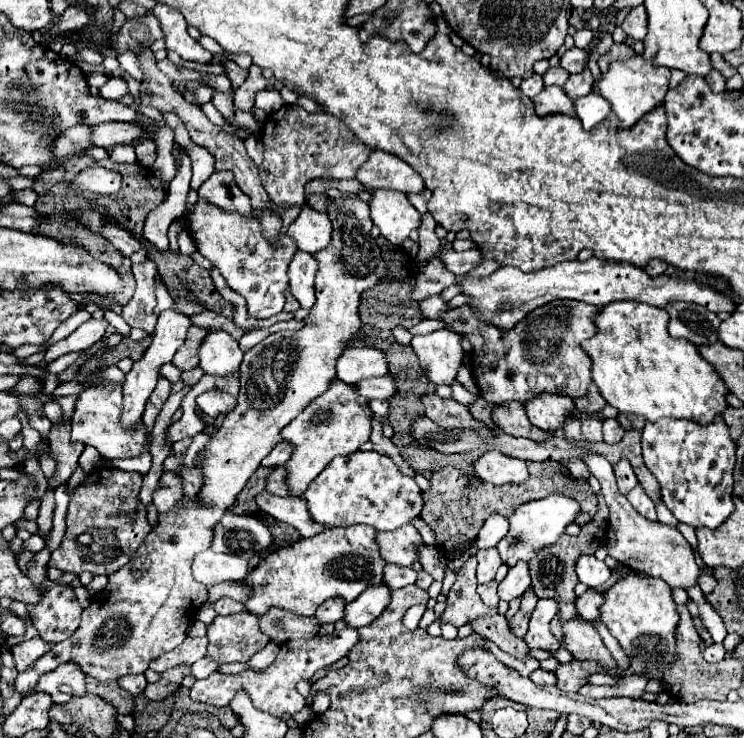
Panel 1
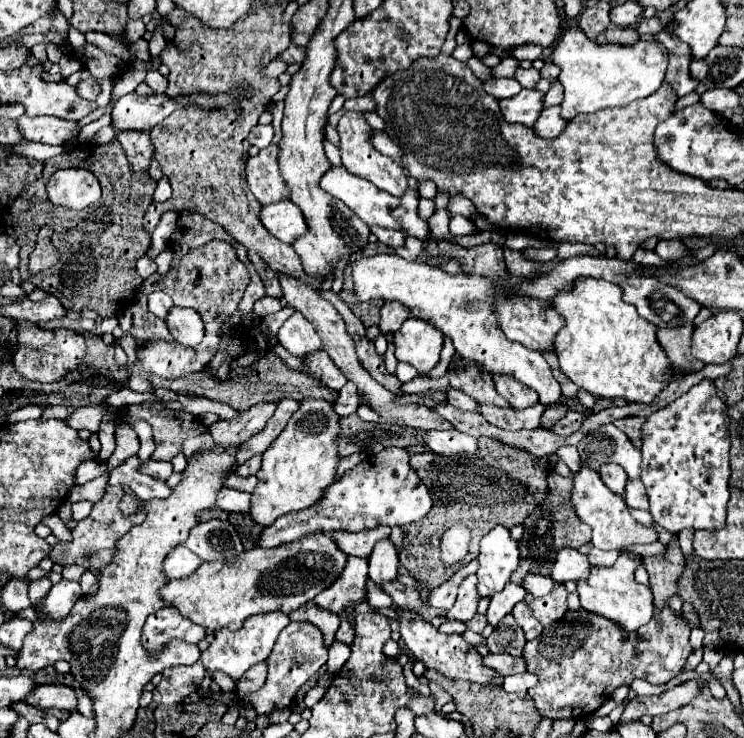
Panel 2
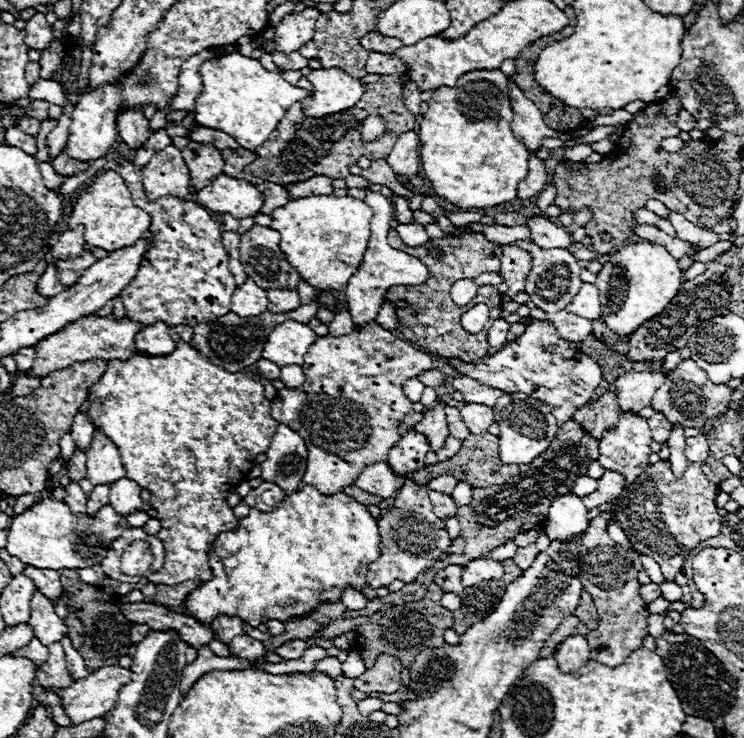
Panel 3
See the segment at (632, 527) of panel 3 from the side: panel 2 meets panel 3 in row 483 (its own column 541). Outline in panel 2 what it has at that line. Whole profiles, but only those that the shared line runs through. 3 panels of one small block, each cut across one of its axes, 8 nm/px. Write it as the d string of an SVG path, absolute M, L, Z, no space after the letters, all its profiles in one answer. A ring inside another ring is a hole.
M670 608L658 610L652 618L650 624L642 626L642 630L636 630L634 634L626 634L622 626L614 626L614 622L606 618L598 618L598 614L588 614L586 610L578 612L568 612L558 626L550 628L560 628L552 630L552 636L548 638L544 632L544 640L538 642L530 640L524 646L524 660L528 664L528 672L538 676L538 684L528 690L532 696L536 708L548 716L548 718L584 718L590 716L594 710L598 710L618 686L630 686L632 680L642 678L650 684L666 684L670 682L684 666L686 658L692 652L692 646L688 642L690 636L690 626L686 620L676 620L674 612Z

